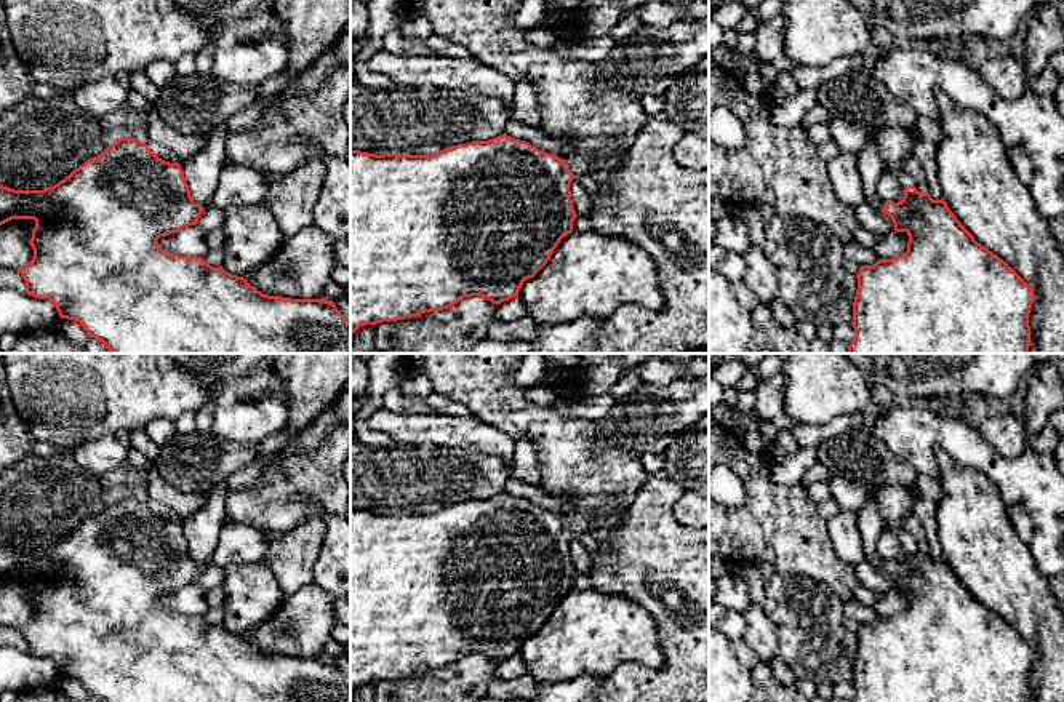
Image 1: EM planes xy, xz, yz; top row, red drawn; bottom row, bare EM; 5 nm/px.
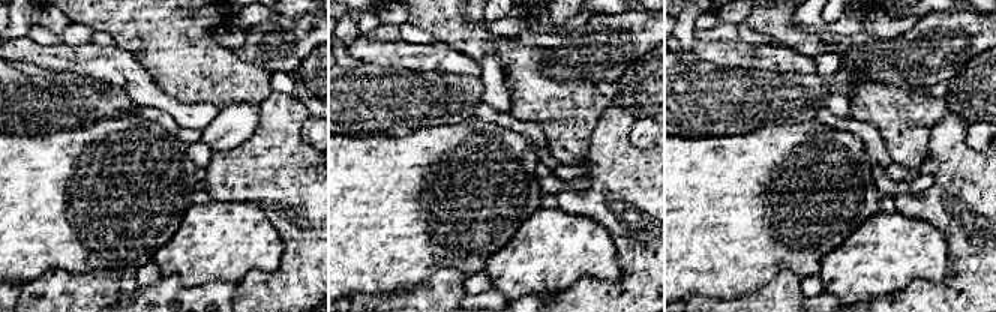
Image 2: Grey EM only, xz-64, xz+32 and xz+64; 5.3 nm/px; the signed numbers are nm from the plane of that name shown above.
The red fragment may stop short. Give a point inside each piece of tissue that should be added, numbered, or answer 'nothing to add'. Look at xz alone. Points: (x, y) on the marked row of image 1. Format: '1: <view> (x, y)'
1: xz (580, 163)

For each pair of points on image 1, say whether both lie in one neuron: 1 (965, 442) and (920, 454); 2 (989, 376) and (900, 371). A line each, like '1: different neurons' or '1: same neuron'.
1: same neuron
2: same neuron

